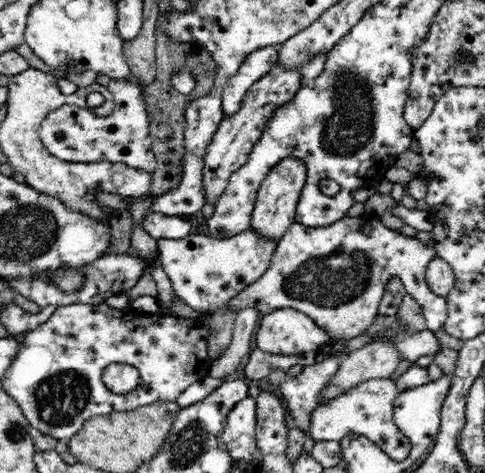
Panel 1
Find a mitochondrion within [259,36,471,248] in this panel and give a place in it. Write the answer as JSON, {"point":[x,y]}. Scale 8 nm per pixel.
{"point":[352,124]}

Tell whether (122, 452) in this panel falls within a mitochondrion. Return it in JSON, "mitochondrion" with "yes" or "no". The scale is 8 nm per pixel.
{"mitochondrion":"no"}

